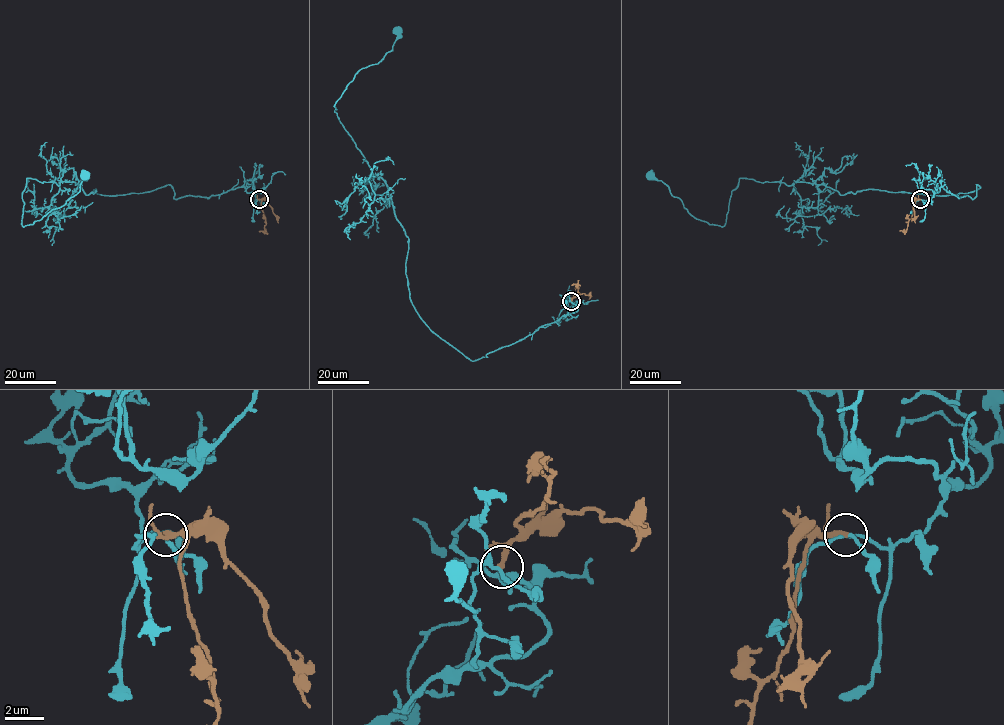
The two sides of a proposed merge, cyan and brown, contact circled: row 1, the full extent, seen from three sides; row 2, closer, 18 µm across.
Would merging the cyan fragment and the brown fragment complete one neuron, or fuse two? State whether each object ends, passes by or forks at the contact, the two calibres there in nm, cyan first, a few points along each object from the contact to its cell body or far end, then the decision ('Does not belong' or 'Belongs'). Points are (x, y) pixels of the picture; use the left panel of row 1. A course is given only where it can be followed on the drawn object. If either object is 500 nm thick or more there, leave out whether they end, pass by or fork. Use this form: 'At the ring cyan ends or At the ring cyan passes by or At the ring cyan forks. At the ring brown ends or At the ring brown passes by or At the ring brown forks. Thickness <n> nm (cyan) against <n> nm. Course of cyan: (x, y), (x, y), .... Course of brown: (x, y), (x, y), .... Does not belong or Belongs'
At the ring cyan forks. At the ring brown ends. Thickness 160 nm (cyan) against 220 nm. Course of cyan: (259, 199), (243, 187), (176, 199), (170, 185), (87, 195), (27, 178), (22, 225), (62, 207), (86, 174). Course of brown: (259, 199), (266, 231). Does not belong

